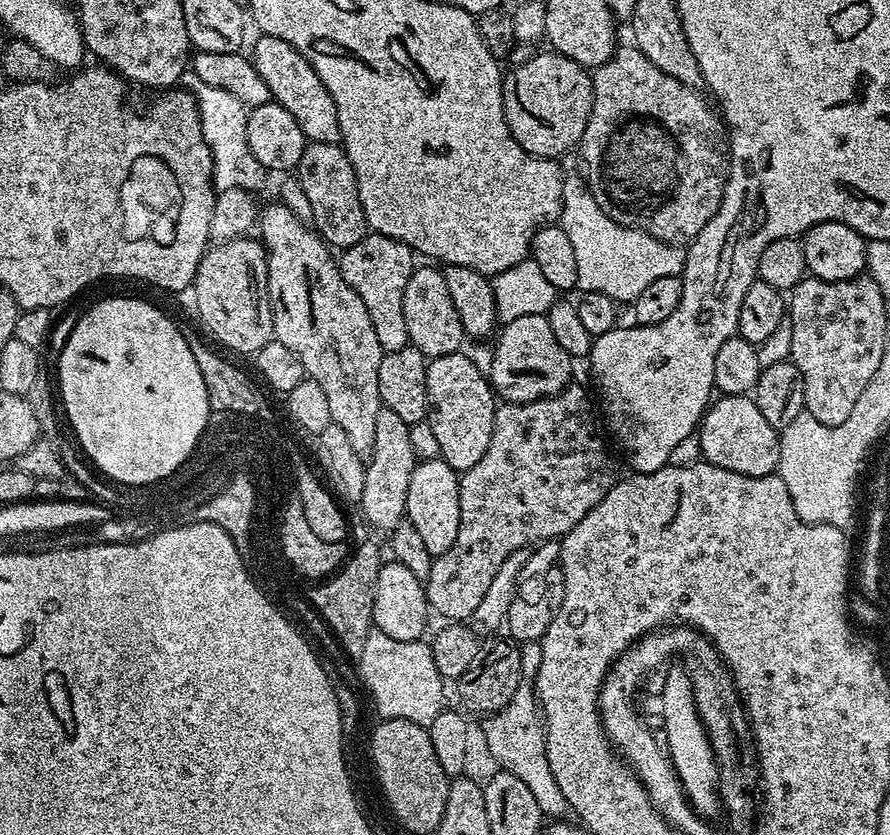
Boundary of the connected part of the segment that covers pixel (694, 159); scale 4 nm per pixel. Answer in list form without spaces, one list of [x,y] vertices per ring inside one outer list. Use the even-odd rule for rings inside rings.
[[[635,46],[627,47],[617,47],[615,54],[601,68],[597,68],[591,73],[592,109],[590,110],[588,125],[578,145],[580,160],[584,163],[584,168],[582,167],[584,182],[588,185],[594,202],[598,202],[598,206],[602,206],[602,210],[614,222],[618,222],[627,228],[640,228],[659,240],[669,242],[684,240],[683,242],[688,242],[691,241],[693,236],[699,234],[702,226],[706,226],[706,222],[710,222],[710,218],[714,218],[714,214],[718,214],[718,206],[722,206],[730,163],[726,125],[714,111],[714,108],[714,113],[712,113],[711,106],[700,97],[701,93],[697,89],[678,82],[678,78],[670,78],[670,74],[662,74],[662,70],[658,70],[658,66],[654,66],[654,62],[650,62],[650,58],[646,58],[646,54],[639,52]]]

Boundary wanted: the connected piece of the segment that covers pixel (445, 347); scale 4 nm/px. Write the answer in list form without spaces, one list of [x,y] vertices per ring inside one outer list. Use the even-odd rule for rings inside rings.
[[[420,266],[413,267],[410,282],[406,282],[406,294],[402,294],[402,314],[406,314],[406,330],[408,331],[409,345],[419,350],[424,357],[431,358],[433,356],[445,356],[451,352],[461,351],[462,345],[460,345],[460,343],[465,343],[466,337],[464,334],[464,327],[462,326],[462,318],[458,318],[458,310],[454,310],[454,302],[450,298],[449,288],[446,287],[446,278],[444,277],[443,271],[436,266],[428,267],[432,268],[420,268]]]

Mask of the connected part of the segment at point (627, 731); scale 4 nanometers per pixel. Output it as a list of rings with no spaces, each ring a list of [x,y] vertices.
[[[684,624],[648,632],[632,644],[622,663],[617,662],[609,668],[608,677],[600,688],[600,721],[604,723],[604,732],[617,753],[638,770],[644,784],[652,784],[652,764],[648,764],[648,732],[640,732],[640,728],[650,728],[641,710],[642,698],[662,695],[672,667],[668,660],[683,656],[687,648],[700,648],[700,640],[705,637],[703,632]]]

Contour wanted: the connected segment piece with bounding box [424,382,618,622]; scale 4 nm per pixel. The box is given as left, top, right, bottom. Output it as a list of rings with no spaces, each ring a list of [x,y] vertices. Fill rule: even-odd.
[[[573,382],[563,388],[557,396],[547,396],[525,404],[501,403],[494,414],[494,430],[486,454],[479,462],[474,462],[470,470],[460,476],[458,506],[458,535],[454,546],[446,554],[435,557],[430,566],[430,574],[424,585],[428,596],[428,607],[448,622],[471,621],[478,602],[486,595],[486,589],[498,566],[514,554],[514,550],[528,548],[539,540],[563,538],[606,494],[618,479],[608,444],[604,441],[602,424],[596,421],[596,412],[587,400],[588,392]]]

